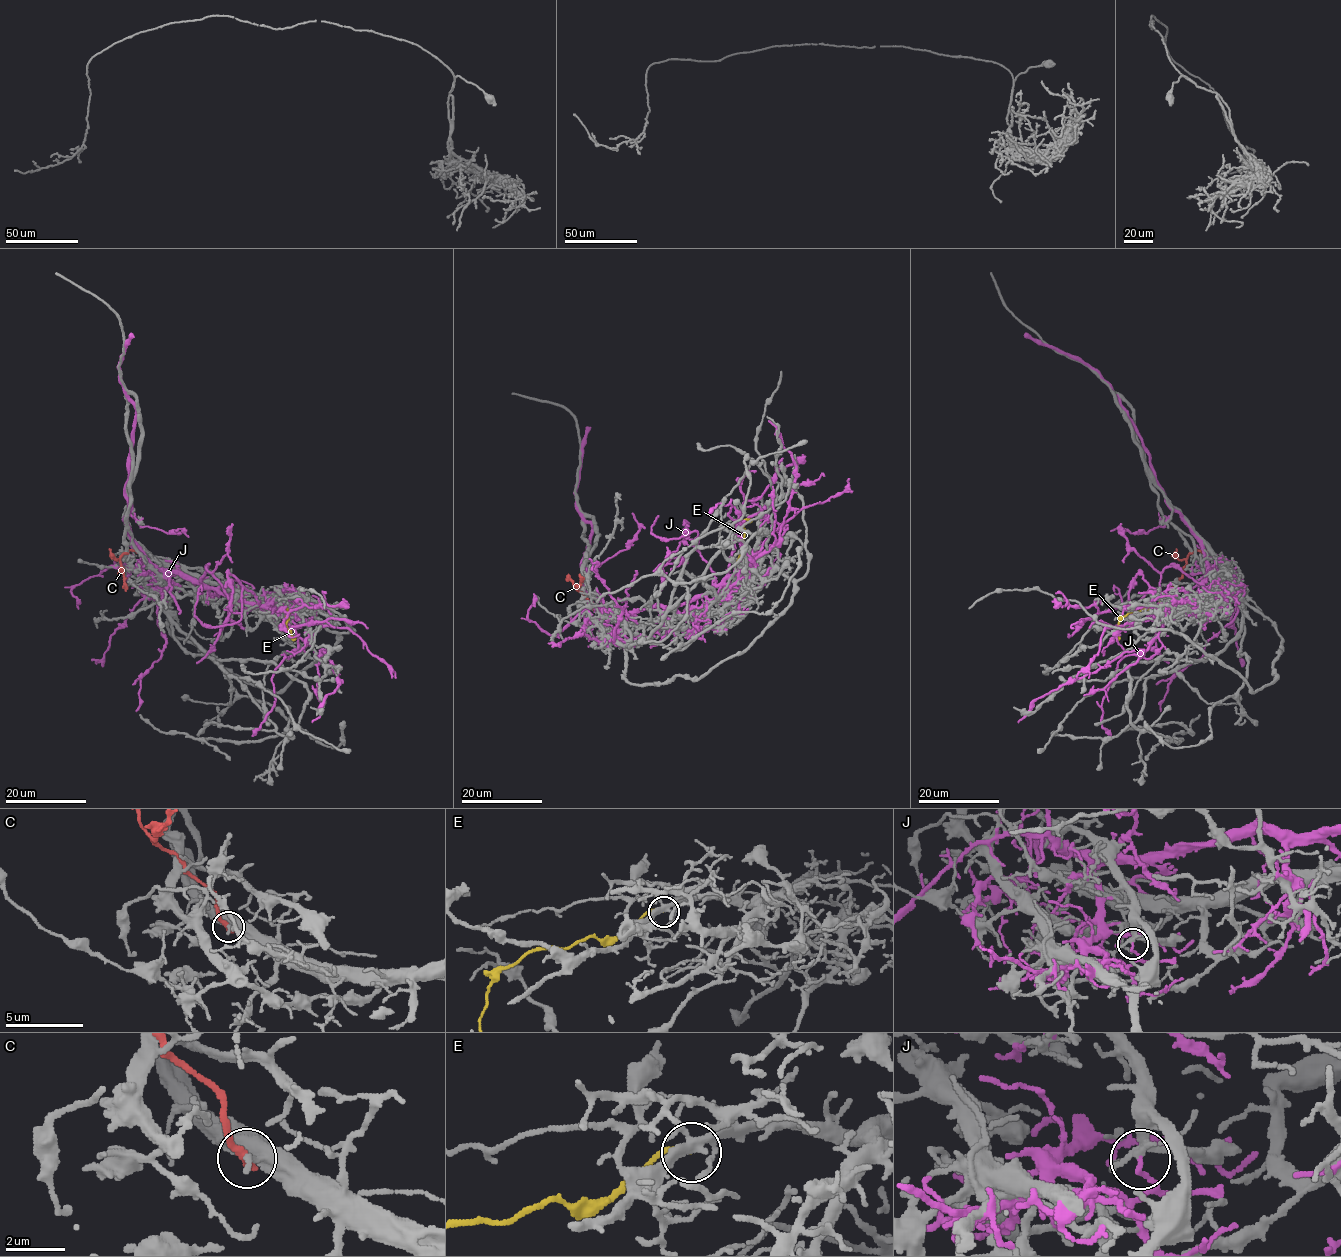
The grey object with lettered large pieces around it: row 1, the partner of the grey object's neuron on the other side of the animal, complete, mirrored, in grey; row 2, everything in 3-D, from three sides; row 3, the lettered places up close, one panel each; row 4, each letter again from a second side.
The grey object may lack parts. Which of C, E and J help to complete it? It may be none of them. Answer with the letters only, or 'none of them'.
none of them

